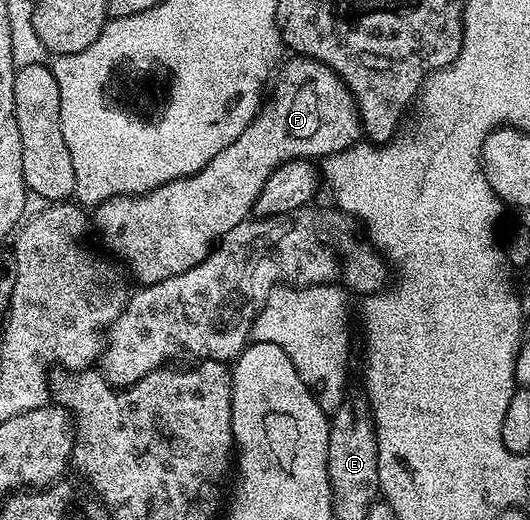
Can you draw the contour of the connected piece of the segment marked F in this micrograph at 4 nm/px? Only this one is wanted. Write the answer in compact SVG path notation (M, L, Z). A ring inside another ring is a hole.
M292 57L286 63L279 68L280 76L279 71L275 76L276 88L273 89L272 96L270 91L250 125L246 125L242 133L225 143L222 153L218 153L218 157L211 159L202 169L192 175L182 175L178 179L161 182L143 195L115 195L104 203L95 204L94 231L95 234L96 231L100 234L100 239L104 242L103 250L113 251L108 253L123 264L127 274L133 280L137 279L137 284L161 283L166 281L166 277L178 277L178 273L194 269L194 265L201 263L212 248L223 240L224 235L234 229L234 225L244 222L253 214L258 193L262 193L266 179L280 164L292 159L316 161L321 157L337 155L347 147L355 147L361 142L362 128L356 98L338 77L338 73L318 61L303 57Z

